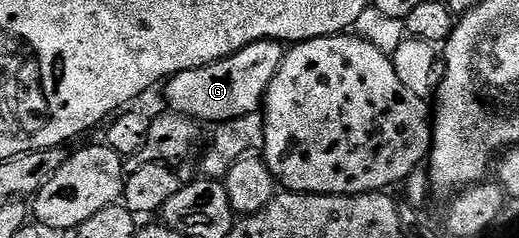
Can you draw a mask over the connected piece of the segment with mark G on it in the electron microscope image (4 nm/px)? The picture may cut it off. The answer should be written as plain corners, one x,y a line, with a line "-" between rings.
264,39
205,67
175,73
163,83
165,103
169,106
166,108
174,115
185,115
201,125
216,125
235,117
258,114
271,81
275,81
275,73
279,73
279,65
283,65
286,50
286,44

